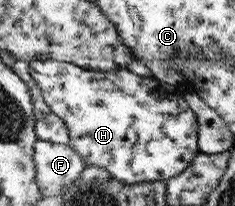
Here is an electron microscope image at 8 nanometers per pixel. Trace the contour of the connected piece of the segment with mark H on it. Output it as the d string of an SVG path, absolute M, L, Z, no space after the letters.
M48 59L32 62L30 68L31 76L43 91L46 103L54 113L62 117L64 124L68 126L71 138L69 144L87 161L88 166L107 168L109 172L112 172L112 175L128 184L146 181L168 181L170 178L176 177L182 174L183 171L186 171L187 167L191 165L192 160L195 160L195 155L199 153L196 143L196 131L198 131L198 126L196 126L196 112L189 106L184 93L176 92L175 85L165 85L155 76L140 77L140 75L136 75L136 73L132 73L132 71L128 71L126 68L114 71L94 71L72 63Z

